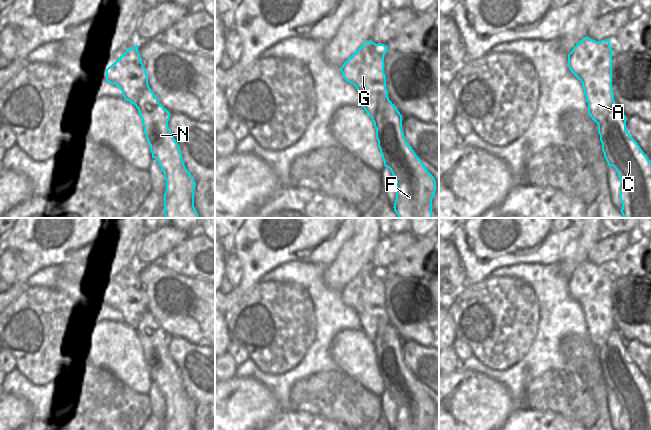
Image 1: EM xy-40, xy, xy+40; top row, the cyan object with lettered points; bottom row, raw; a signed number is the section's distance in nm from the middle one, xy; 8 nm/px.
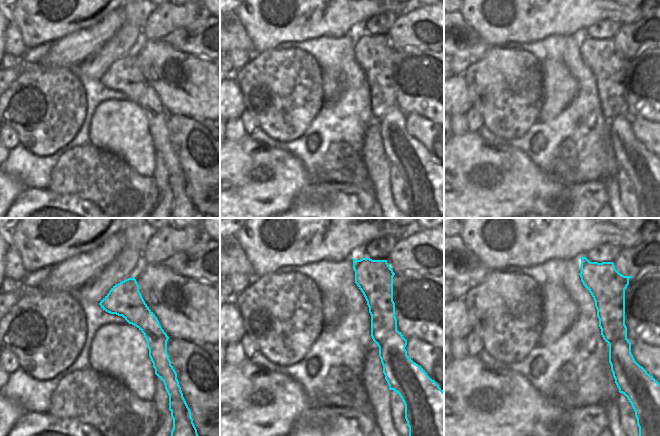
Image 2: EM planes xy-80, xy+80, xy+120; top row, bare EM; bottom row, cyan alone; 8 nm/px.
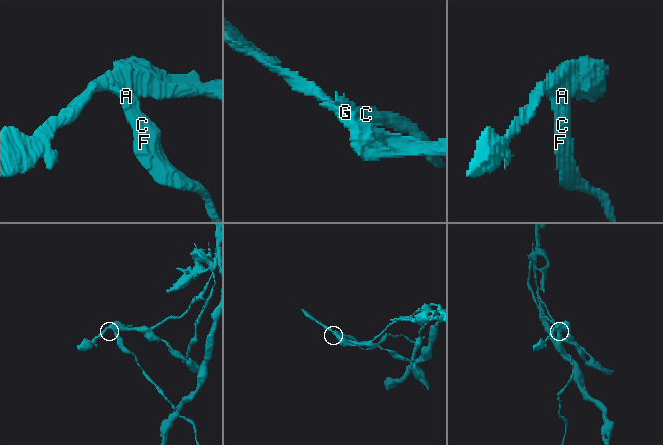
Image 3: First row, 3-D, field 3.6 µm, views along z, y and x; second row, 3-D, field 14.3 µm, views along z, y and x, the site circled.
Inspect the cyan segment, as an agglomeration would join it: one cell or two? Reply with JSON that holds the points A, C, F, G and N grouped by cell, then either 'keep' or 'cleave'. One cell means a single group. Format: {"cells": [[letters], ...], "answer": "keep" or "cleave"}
{"cells": [["A", "G"], ["C", "F", "N"]], "answer": "cleave"}

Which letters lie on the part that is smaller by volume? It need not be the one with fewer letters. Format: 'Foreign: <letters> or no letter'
Foreign: C, F, N

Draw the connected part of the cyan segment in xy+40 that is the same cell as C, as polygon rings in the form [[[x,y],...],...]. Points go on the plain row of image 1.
[[[617,328],[612,330],[598,357],[602,375],[622,407],[622,430],[651,430],[651,386],[626,353],[626,340]]]

